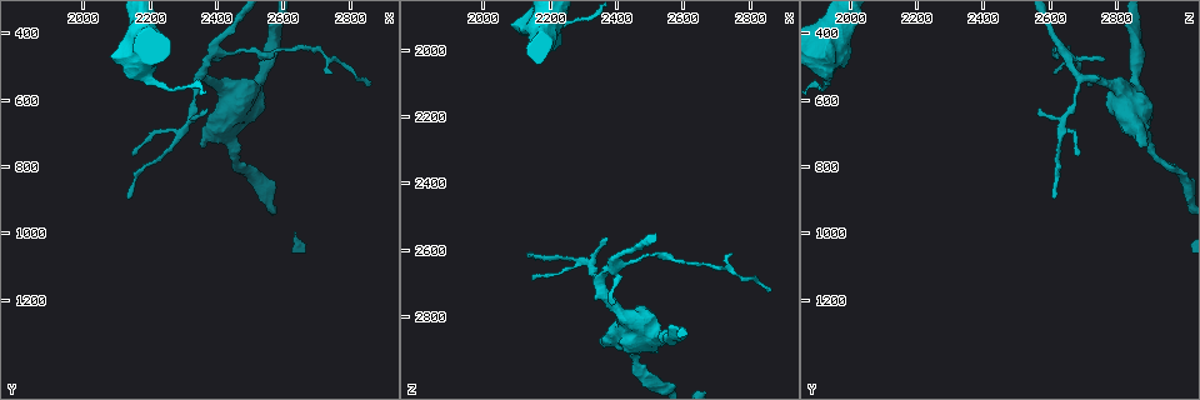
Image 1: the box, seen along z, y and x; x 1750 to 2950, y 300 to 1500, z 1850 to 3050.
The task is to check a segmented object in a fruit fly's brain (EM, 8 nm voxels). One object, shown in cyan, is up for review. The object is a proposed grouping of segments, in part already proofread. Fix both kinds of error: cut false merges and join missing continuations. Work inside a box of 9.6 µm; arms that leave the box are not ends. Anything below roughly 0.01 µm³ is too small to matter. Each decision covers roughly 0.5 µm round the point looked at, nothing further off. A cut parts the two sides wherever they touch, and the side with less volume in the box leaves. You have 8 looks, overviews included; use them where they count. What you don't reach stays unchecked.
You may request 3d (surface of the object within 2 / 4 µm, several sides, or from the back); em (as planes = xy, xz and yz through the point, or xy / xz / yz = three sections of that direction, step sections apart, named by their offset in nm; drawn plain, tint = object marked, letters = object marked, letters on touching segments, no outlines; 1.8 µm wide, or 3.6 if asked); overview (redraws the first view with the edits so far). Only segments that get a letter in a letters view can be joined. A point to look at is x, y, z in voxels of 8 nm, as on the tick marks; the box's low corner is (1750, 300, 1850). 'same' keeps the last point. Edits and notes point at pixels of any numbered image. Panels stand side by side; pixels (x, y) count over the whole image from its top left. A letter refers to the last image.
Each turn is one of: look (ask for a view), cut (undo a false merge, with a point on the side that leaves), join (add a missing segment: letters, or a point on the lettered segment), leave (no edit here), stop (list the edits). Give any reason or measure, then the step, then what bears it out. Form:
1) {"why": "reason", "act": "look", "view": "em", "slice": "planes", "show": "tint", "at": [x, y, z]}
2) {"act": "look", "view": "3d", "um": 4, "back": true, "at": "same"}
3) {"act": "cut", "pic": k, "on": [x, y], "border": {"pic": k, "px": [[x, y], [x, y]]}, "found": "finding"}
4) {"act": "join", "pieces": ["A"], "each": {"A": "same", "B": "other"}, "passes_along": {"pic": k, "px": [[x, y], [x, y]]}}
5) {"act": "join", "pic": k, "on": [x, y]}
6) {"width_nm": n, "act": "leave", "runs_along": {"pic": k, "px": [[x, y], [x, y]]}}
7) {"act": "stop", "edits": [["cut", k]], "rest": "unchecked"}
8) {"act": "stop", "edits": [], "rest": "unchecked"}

{"why": "an open end", "act": "look", "view": "3d", "um": 4, "at": [2360, 740, 2890]}

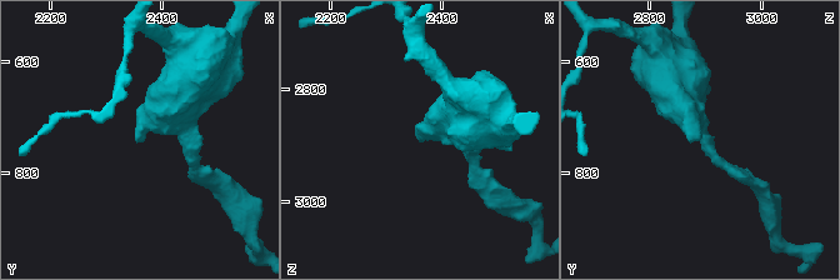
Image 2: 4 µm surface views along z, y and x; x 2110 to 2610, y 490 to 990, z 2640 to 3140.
{"why": "now the EM", "act": "look", "view": "em", "slice": "xz", "step": 4, "show": "letters", "at": [2355, 740, 2890]}

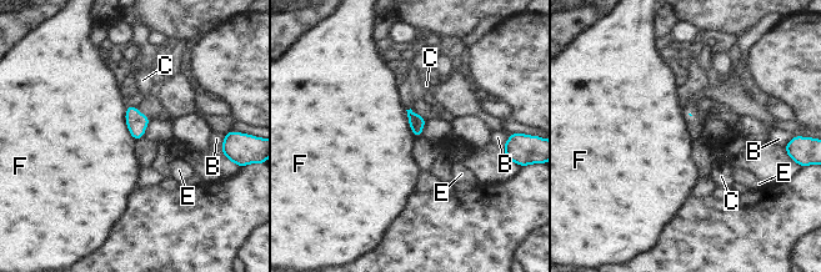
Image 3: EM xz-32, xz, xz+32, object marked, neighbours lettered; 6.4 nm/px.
{"longest_contact_nm": ["F", 220], "act": "leave", "each": {"B": "other", "C": "other", "E": "other", "F": "other"}, "border": {"pic": 3, "px": [[125, 107], [125, 122], [135, 139]]}, "found": "none of them fits"}

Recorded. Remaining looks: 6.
{"why": "a fork", "act": "look", "view": "3d", "um": 4, "at": [2350, 530, 2700]}

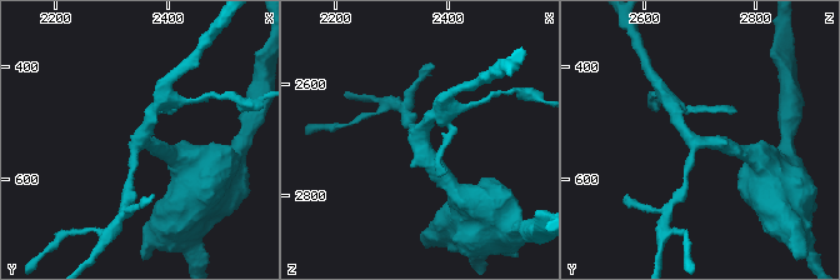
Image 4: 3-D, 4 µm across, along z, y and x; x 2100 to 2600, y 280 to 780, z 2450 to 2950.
{"arms": 3, "act": "look", "view": "em", "slice": "xz", "step": 8, "show": "plain", "at": [2350, 530, 2690]}

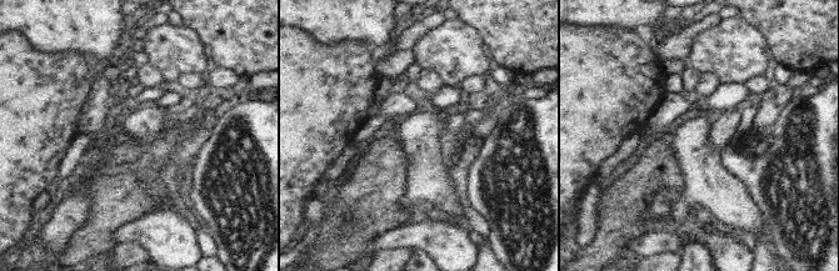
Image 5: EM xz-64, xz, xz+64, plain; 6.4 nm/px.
{"act": "look", "view": "em", "slice": "xz", "step": 8, "show": "letters", "at": "same"}

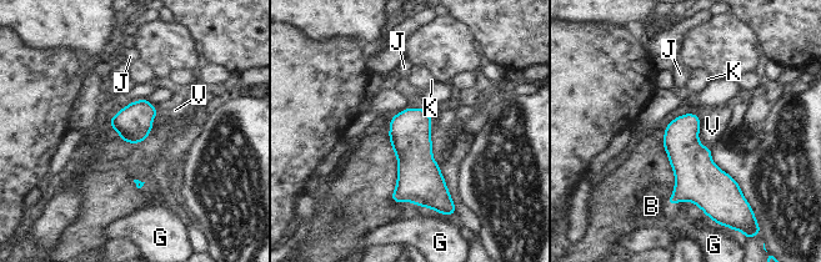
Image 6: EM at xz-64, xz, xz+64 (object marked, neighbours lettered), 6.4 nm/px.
{"act": "leave", "each": {"B": "other", "G": "other", "J": "other", "K": "other", "V": "other"}, "border": {"pic": 6, "px": [[700, 120], [699, 141], [710, 149]]}, "found": "one neuron here"}

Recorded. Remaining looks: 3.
{"why": "tapers out", "act": "look", "view": "em", "slice": "xz", "step": 16, "show": "tint", "at": [2140, 760, 2680]}

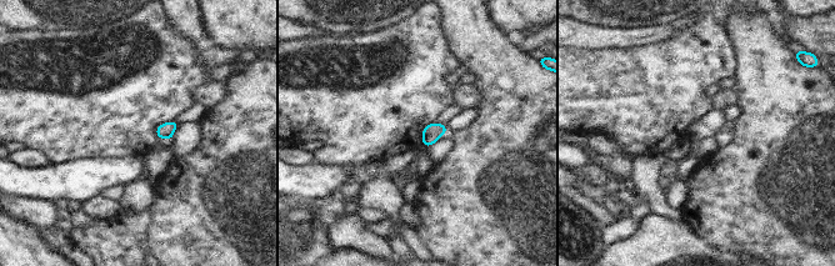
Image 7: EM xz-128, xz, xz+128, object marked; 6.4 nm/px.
{"why": "another direction", "act": "look", "view": "em", "slice": "planes", "show": "letters", "at": "same"}

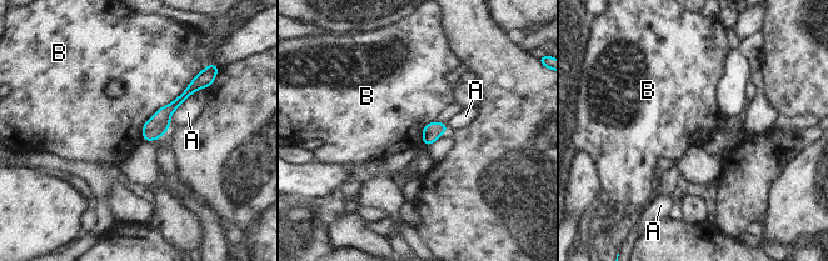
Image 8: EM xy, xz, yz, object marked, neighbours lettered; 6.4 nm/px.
{"longest_contact_nm": ["B", 600], "act": "leave", "each": {"A": "other", "B": "other"}, "border": {"pic": 8, "px": [[200, 71], [143, 125], [143, 140]]}, "found": "no lettered segment goes on from it"}

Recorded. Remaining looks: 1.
{"why": "abrupt turn", "act": "look", "view": "em", "um": 3.6, "slice": "planes", "show": "letters", "at": [2180, 510, 1930]}

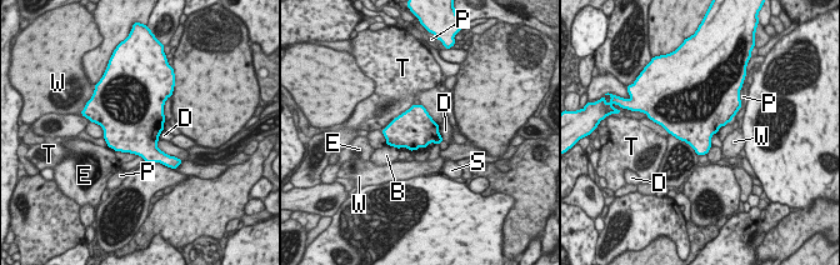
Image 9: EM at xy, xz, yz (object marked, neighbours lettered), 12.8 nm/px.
{"act": "leave", "each": {"B": "other", "D": "other", "E": "other", "P": "other", "S": "other", "T": "other", "W": "other"}, "border": {"pic": 9, "px": [[165, 120], [164, 129]]}, "found": "one neuron here"}

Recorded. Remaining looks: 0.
{"act": "stop", "edits": [], "rest": "unchecked"}

